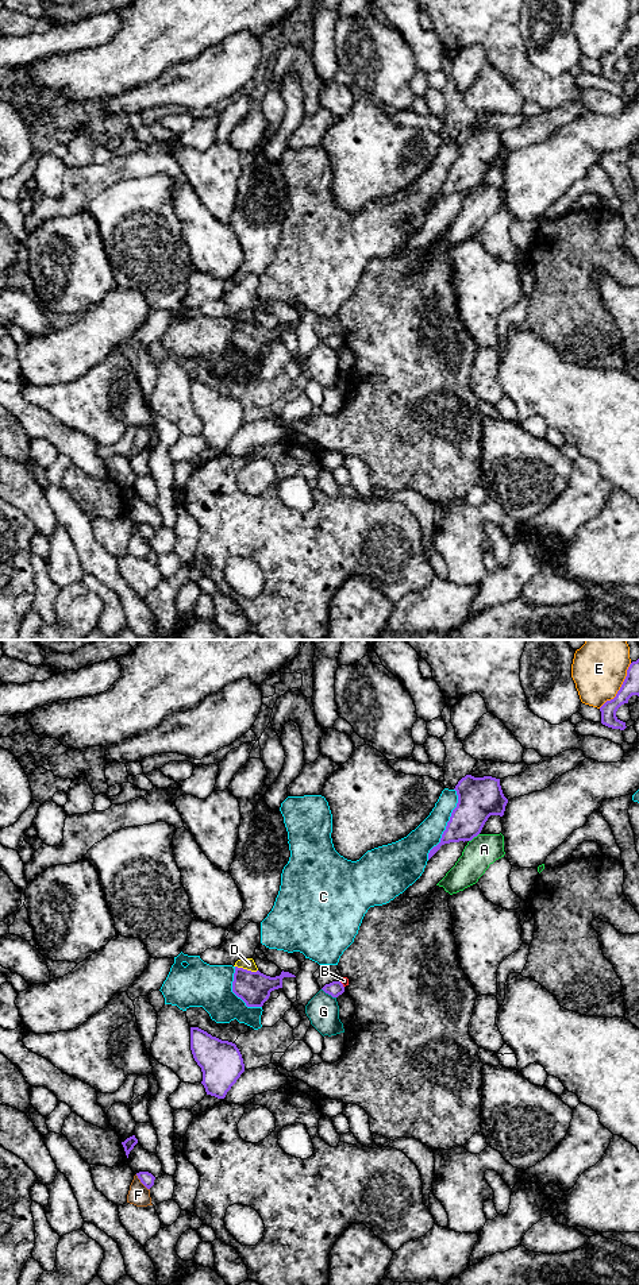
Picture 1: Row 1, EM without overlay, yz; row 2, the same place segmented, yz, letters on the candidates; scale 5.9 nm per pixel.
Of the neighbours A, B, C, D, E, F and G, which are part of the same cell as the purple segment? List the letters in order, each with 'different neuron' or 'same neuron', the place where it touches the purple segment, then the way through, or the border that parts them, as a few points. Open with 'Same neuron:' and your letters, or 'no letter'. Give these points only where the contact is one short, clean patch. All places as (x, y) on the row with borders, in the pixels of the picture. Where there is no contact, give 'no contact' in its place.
Same neuron: no letter
A: different neuron; meets purple in yz at (473, 837)
B: different neuron; meets purple in yz at (342, 984); border along yz (339, 981), (343, 987)
C: different neuron; meets purple in yz at (447, 824)
D: different neuron; meets purple in yz at (246, 969); border along yz (235, 965), (257, 971)
E: different neuron; meets purple in yz at (620, 687)
F: different neuron; meets purple in yz at (142, 1183)
G: different neuron; meets purple in yz at (328, 994)

